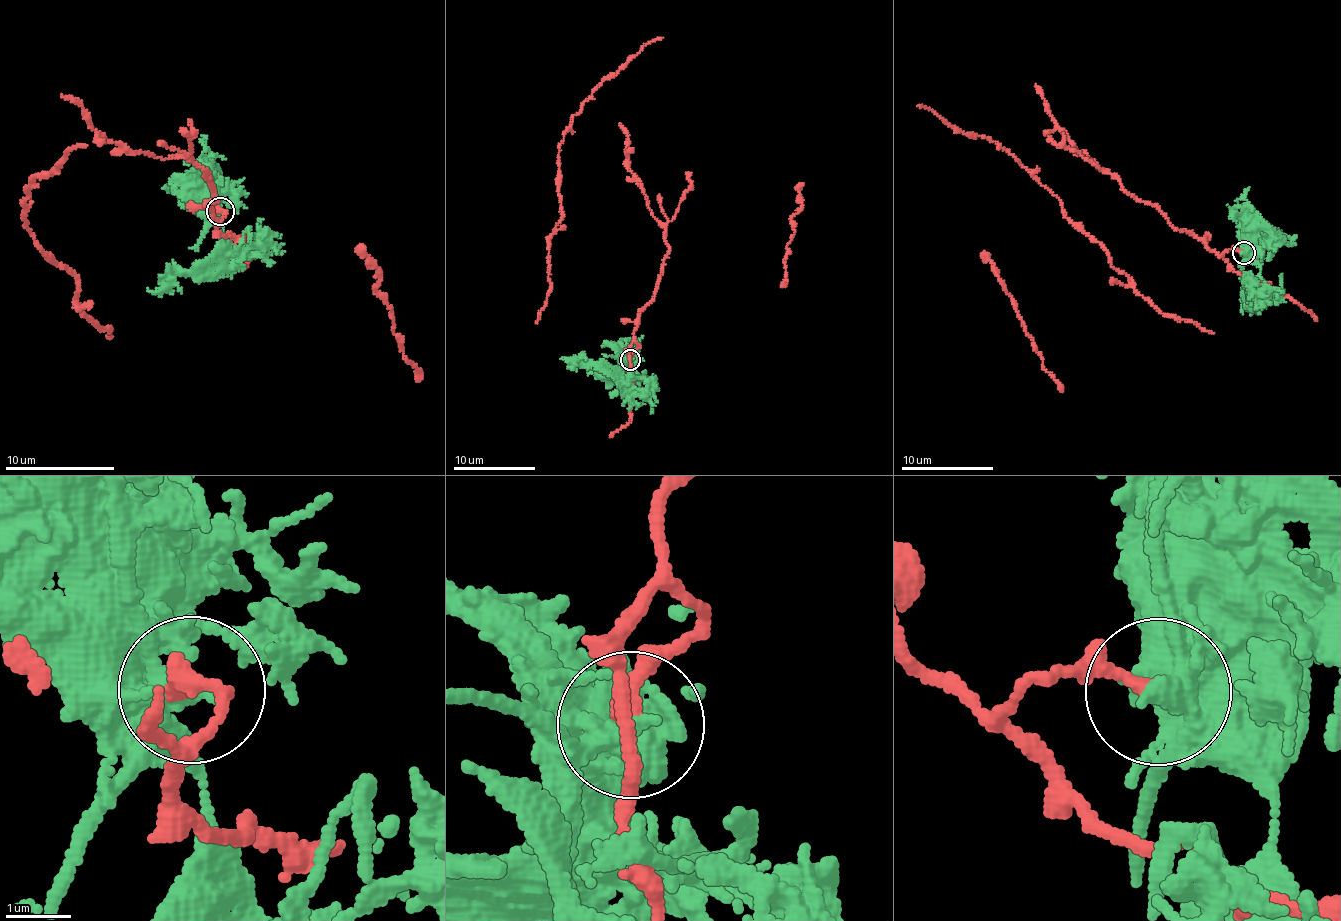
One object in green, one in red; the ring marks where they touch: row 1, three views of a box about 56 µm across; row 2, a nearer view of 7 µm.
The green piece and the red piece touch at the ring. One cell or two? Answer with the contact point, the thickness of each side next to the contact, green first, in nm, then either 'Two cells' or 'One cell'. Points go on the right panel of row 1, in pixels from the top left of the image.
Place: (1243, 253). Thickness 420 nm (green) against 240 nm. Two cells

